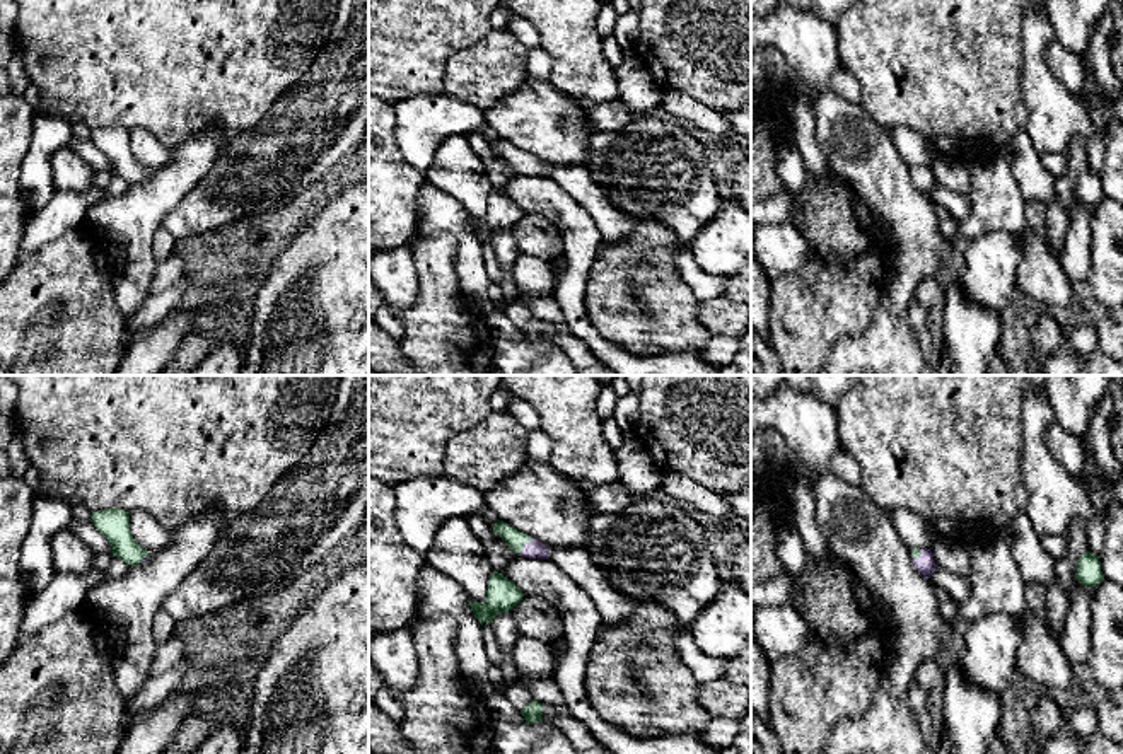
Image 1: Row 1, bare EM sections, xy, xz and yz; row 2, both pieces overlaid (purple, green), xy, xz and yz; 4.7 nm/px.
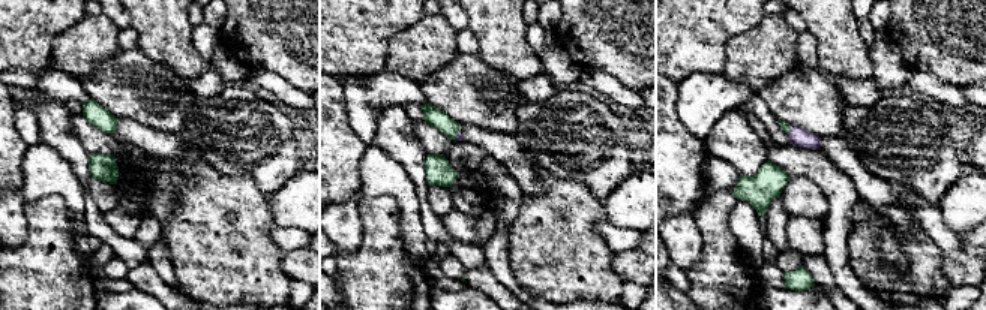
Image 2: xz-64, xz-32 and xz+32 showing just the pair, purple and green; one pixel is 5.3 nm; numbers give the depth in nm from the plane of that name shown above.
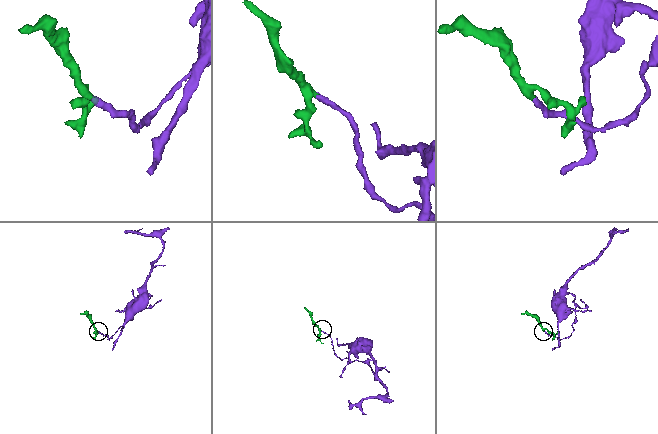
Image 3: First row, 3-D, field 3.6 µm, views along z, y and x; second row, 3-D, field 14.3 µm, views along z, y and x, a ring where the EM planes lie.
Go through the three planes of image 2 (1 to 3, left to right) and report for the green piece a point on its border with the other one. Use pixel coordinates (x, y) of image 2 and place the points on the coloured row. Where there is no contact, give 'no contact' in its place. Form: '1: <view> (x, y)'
1: no contact
2: xz-32 (456, 137)
3: xz+32 (791, 131)

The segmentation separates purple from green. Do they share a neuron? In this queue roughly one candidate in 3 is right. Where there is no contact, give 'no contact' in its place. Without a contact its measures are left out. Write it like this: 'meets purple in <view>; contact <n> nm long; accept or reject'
meets purple in xz; contact 110 nm long; accept

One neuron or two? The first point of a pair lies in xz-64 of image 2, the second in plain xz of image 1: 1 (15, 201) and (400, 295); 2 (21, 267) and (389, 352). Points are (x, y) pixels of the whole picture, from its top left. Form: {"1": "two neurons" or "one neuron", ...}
{"1": "one neuron", "2": "two neurons"}

